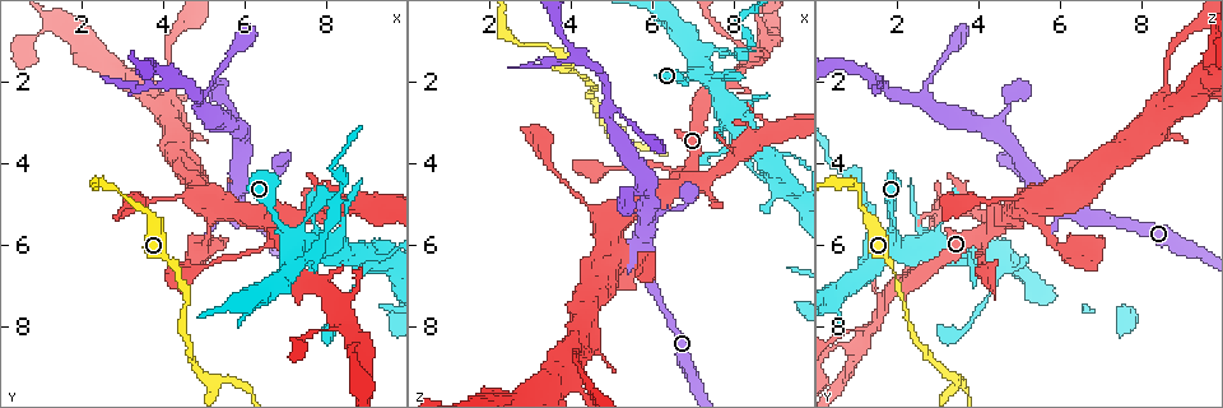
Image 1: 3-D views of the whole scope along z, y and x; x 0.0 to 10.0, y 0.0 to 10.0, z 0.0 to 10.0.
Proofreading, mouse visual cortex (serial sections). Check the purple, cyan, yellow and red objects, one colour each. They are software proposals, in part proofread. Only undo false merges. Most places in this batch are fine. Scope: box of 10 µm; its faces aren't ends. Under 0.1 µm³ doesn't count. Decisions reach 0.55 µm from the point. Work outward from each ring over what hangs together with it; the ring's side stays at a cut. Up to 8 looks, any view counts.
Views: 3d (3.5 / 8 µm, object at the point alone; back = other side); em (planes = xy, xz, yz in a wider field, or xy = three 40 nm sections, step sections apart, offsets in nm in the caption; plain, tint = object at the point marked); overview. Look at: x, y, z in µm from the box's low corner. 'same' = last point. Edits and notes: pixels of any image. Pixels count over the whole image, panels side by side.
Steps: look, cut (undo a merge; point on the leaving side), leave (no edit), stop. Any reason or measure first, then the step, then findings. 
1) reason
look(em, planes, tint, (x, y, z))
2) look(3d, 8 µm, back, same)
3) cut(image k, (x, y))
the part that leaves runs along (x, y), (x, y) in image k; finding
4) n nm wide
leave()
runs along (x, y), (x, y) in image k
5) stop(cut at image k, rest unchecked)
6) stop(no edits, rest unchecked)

abrupt turn
look(3d, 3.5 µm, (7.05, 5.45, 4.50))

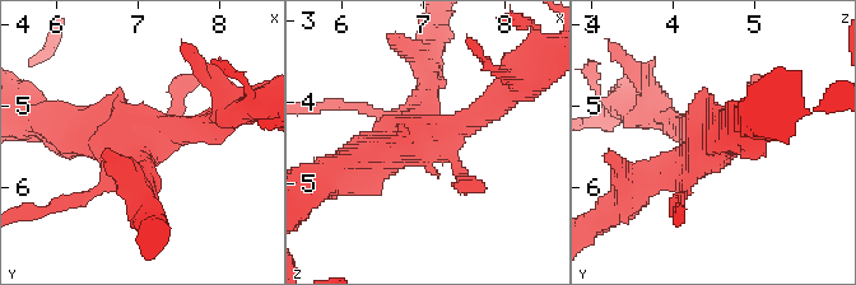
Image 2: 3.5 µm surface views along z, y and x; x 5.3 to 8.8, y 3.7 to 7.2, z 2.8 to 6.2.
now the EM
look(em, planes, tint, (7.05, 5.45, 4.45))

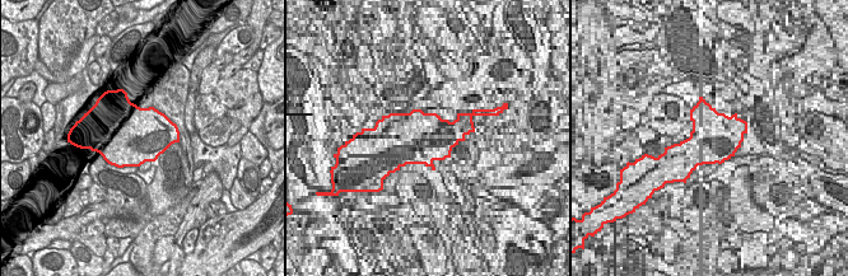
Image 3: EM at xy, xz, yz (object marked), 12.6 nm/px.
leave()
runs along (144, 185), (144, 141), (215, 118) in image 2; all the same cell

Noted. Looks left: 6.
abrupt turn
look(3d, 3.5 µm, (4.90, 2.50, 2.75))

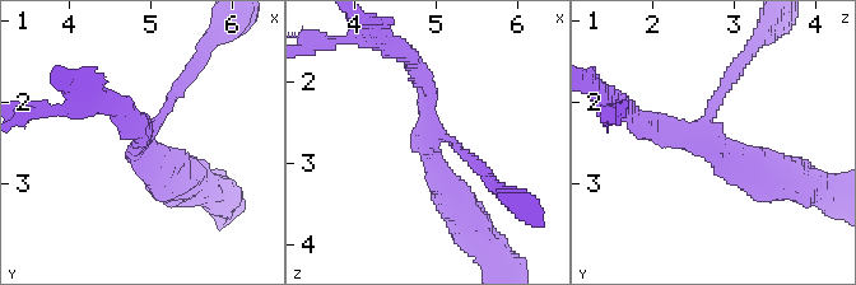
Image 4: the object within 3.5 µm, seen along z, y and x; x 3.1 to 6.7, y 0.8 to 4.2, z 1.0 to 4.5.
3 arms; arms of 150, 200, 400 nm; need the tissue
look(em, xy, step 2, tint, (4.90, 2.50, 2.75))

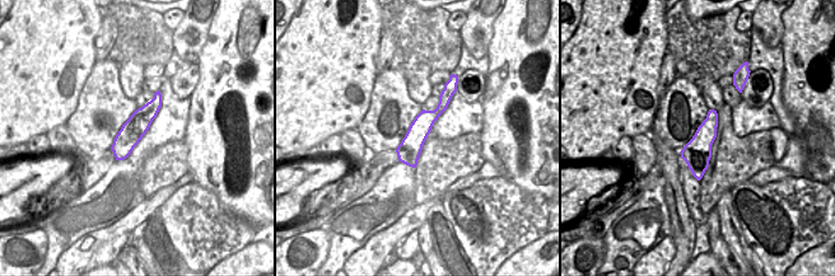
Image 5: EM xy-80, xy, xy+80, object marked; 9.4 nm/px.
leave()
all the same cell

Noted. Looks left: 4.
sharp bend
look(3d, 3.5 µm, back, (5.35, 4.95, 6.50))

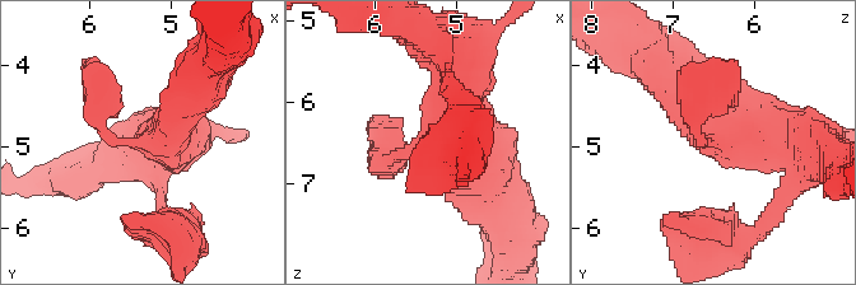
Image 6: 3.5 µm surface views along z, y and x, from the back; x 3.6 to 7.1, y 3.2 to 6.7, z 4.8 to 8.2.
shape alone is not enough
look(em, planes, tint, (5.30, 4.90, 6.50))

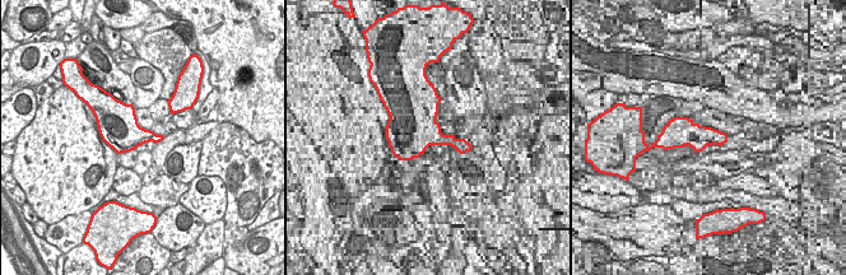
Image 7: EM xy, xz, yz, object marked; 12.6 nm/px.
another direction
look(em, xy, step 1, tint, same)

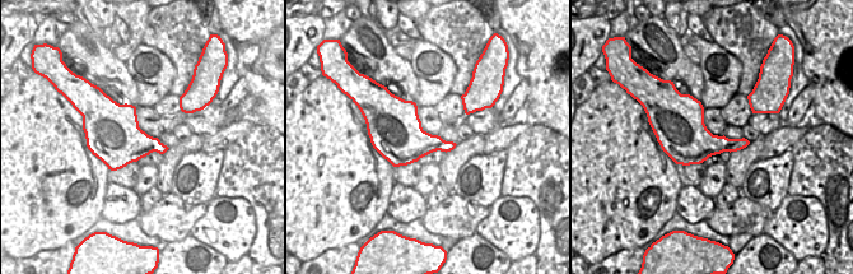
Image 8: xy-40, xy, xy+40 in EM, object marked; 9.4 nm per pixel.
leave()
runs along (804, 140), (722, 136), (670, 82) in image 6; continuous, no second cell

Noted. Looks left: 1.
stop(no edits, rest unchecked)

